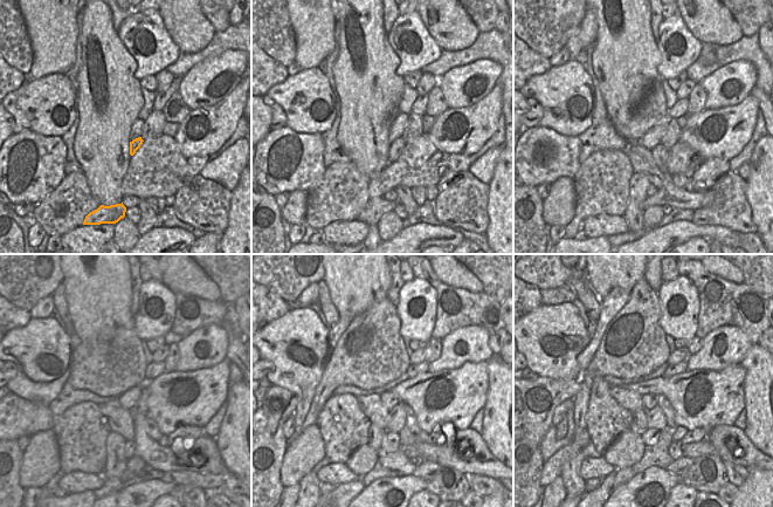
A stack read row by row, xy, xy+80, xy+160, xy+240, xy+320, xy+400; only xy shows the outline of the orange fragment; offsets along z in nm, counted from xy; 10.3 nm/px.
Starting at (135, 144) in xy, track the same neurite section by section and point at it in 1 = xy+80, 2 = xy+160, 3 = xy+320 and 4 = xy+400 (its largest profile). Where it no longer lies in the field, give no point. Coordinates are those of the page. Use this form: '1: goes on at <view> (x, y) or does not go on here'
1: goes on at xy+80 (395, 149)
2: goes on at xy+160 (677, 198)
3: goes on at xy+320 (482, 463)
4: goes on at xy+400 (744, 453)

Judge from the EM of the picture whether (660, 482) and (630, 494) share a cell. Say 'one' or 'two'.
one

